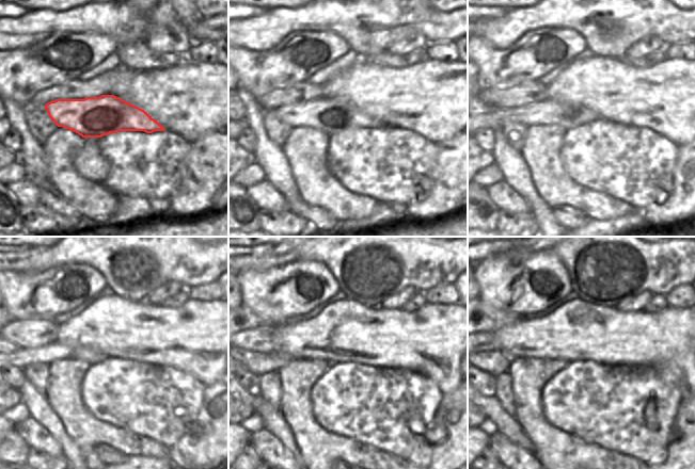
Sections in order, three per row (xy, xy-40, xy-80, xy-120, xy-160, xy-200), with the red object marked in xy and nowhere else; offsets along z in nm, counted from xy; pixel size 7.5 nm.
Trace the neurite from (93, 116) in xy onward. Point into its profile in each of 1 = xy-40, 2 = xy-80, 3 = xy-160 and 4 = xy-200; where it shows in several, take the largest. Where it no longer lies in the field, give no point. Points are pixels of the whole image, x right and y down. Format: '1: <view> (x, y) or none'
1: xy-40 (330, 115)
2: xy-80 (567, 115)
3: xy-160 (250, 352)
4: xy-200 (489, 352)

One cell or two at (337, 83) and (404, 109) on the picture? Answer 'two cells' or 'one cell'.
one cell

